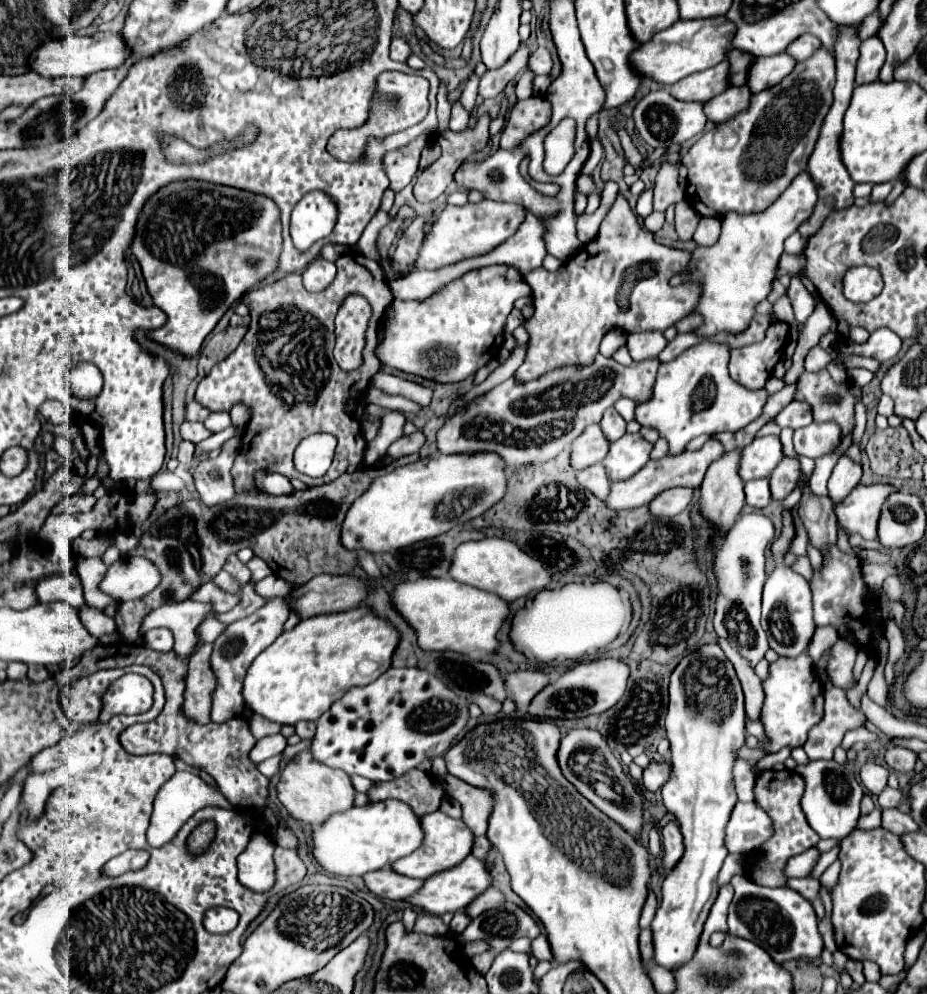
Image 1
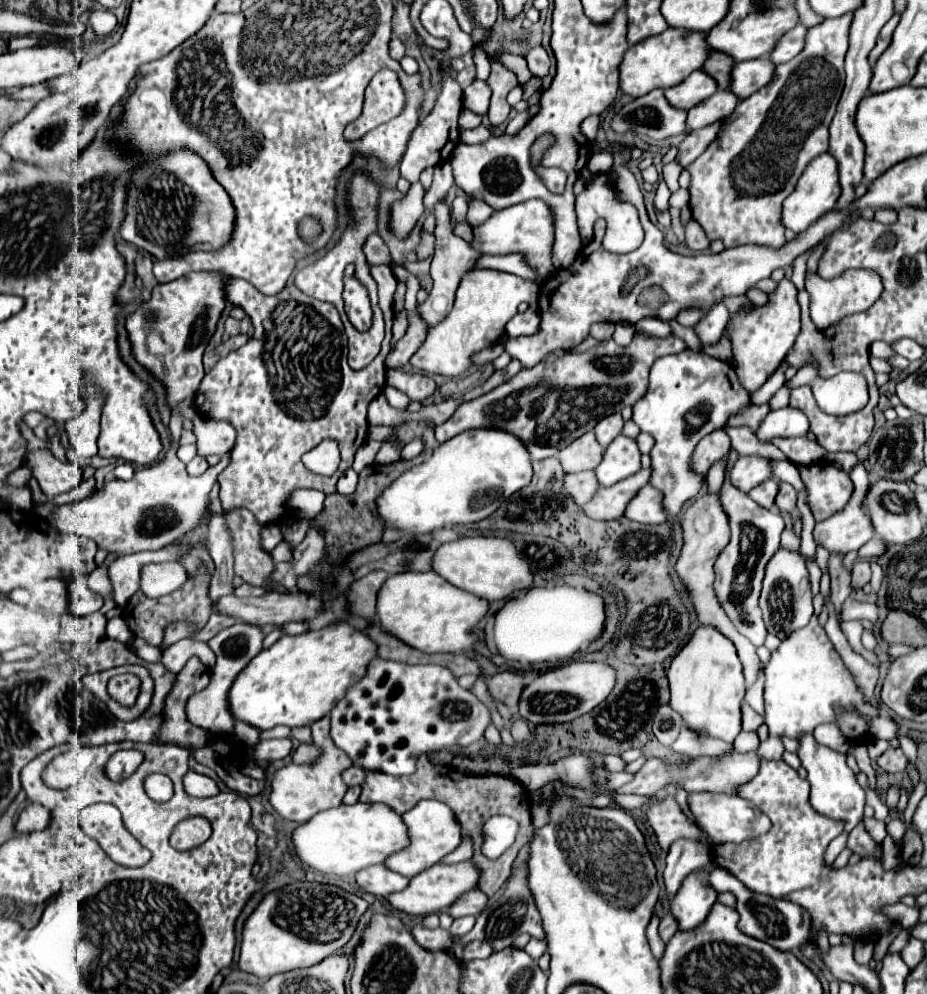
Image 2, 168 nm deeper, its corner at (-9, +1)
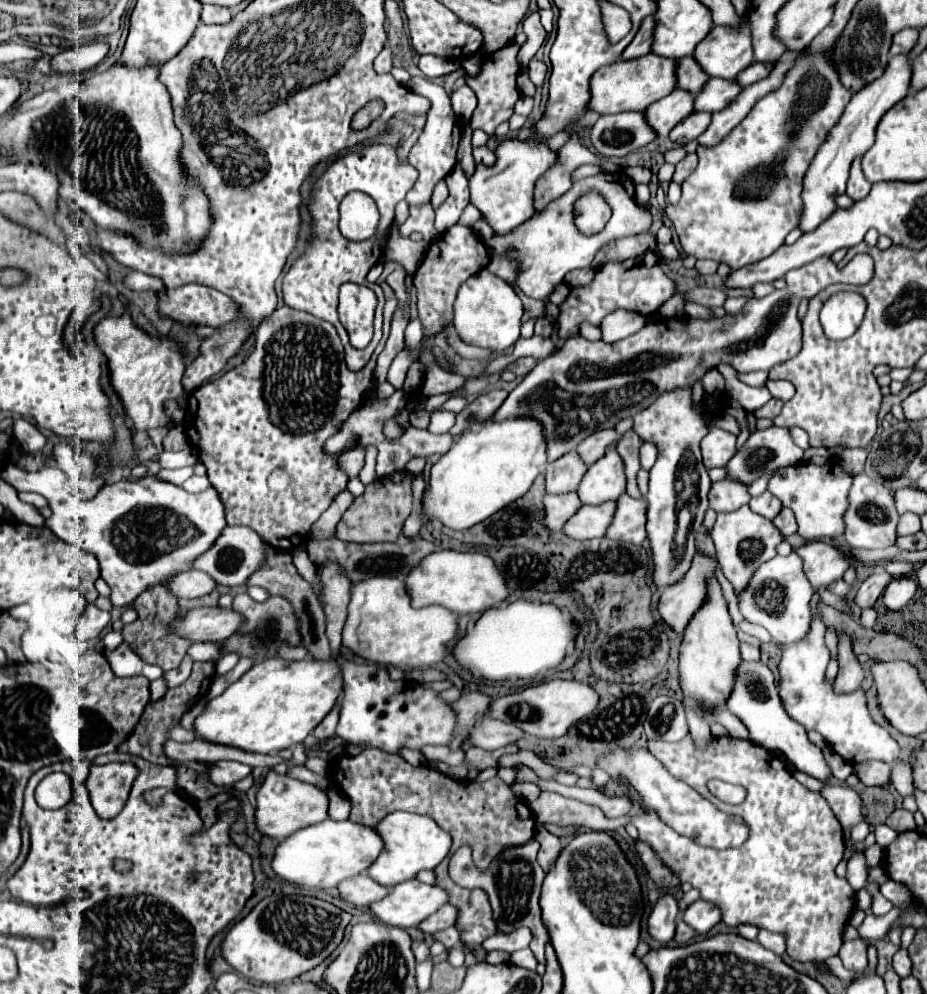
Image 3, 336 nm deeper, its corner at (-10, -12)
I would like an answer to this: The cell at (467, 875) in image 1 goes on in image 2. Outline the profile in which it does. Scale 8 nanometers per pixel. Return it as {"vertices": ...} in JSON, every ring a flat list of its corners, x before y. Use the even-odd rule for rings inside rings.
{"vertices":[[459,862,459,864,435,864,429,870,421,872,419,876,415,876,409,886,401,892,395,892,391,896,387,896,387,900,401,912,407,912,411,916,427,916,427,914,435,914,441,910,447,910,461,894,475,890,477,882,479,882,481,874,477,870,477,866,473,866,473,862]]}

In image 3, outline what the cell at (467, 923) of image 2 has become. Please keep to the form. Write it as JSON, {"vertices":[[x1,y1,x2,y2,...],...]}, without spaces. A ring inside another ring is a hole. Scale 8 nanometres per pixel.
{"vertices":[[448,927,446,931,436,931,436,933,432,933,432,939,444,943,448,949,462,945,462,943,460,943,460,933,456,931,456,927]]}

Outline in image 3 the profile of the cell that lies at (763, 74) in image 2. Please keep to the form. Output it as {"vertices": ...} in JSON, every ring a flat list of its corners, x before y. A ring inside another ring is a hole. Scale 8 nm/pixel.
{"vertices":[[708,79,700,93,694,95,694,111,722,111,728,107,736,95,742,91,742,87,734,81,726,79]]}

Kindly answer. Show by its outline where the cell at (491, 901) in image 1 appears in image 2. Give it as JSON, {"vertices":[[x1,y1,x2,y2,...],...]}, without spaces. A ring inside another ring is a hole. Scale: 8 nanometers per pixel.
{"vertices":[[471,890,469,894,463,894,451,908,449,914,453,918,461,918,461,916,477,916,481,914,481,910,487,906,489,898,481,892,481,890]]}

